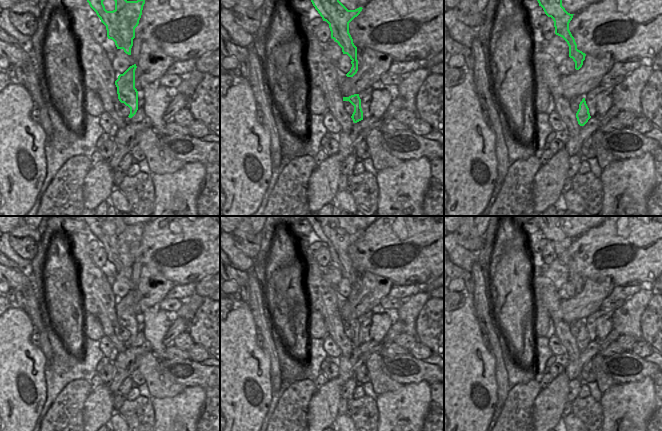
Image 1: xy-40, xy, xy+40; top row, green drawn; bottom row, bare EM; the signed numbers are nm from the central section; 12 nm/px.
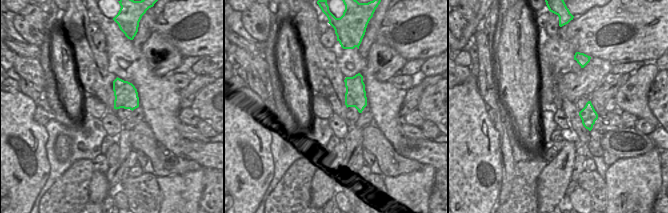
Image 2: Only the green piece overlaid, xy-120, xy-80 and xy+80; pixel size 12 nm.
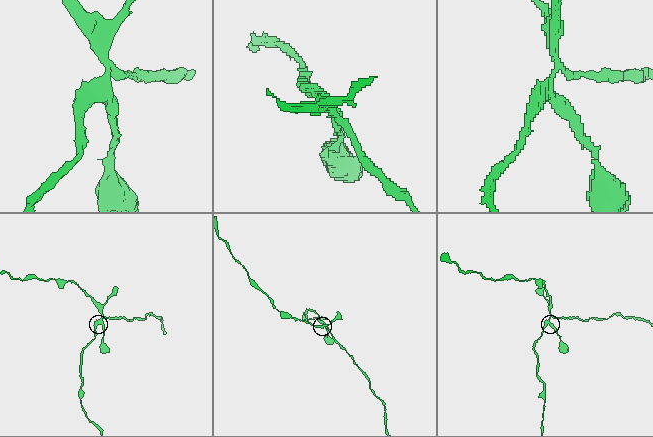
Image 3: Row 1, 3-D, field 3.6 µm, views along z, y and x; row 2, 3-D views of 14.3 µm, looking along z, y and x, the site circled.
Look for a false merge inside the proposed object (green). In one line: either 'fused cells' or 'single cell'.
fused cells

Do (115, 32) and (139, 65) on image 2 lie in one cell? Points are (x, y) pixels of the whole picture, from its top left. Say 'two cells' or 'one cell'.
one cell

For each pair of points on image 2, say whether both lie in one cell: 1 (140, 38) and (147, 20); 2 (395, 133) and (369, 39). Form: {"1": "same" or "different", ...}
{"1": "same", "2": "different"}

